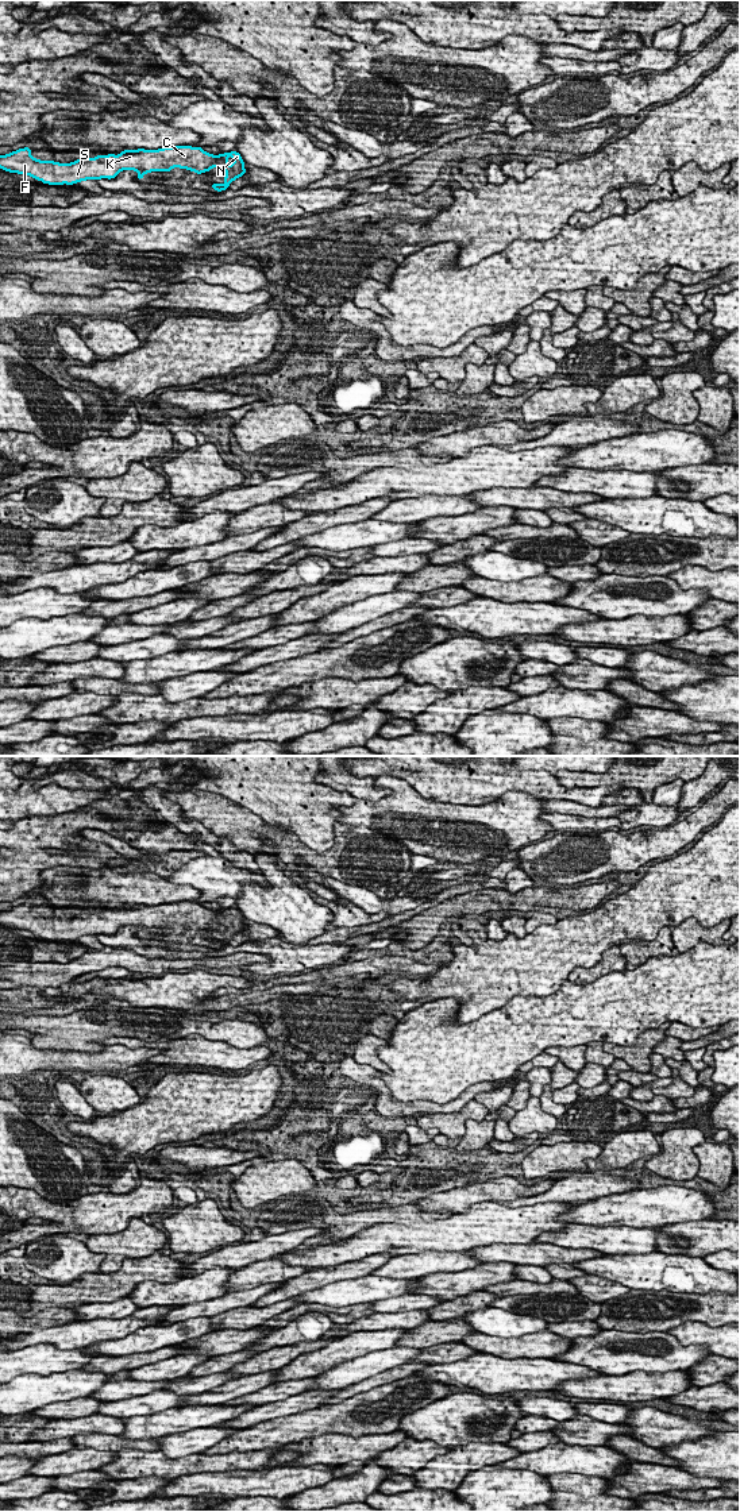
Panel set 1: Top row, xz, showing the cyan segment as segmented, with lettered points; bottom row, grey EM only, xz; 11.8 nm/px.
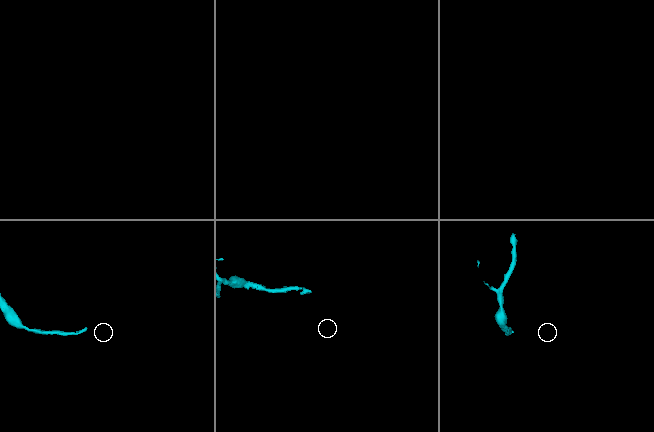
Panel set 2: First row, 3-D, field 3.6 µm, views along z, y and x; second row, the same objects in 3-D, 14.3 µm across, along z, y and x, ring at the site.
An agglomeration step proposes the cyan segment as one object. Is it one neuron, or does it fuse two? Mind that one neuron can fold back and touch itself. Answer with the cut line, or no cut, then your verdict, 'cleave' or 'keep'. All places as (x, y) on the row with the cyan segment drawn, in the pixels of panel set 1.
cut none; keep

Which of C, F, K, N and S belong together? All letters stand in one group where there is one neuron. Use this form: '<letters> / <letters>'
C F K N S

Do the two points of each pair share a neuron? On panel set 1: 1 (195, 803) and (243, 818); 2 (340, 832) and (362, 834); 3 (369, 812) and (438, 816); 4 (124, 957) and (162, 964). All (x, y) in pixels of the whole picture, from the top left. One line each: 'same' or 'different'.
1: same
2: same
3: same
4: same

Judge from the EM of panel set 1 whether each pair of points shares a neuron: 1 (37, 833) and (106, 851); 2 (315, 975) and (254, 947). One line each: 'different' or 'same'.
1: same
2: different

